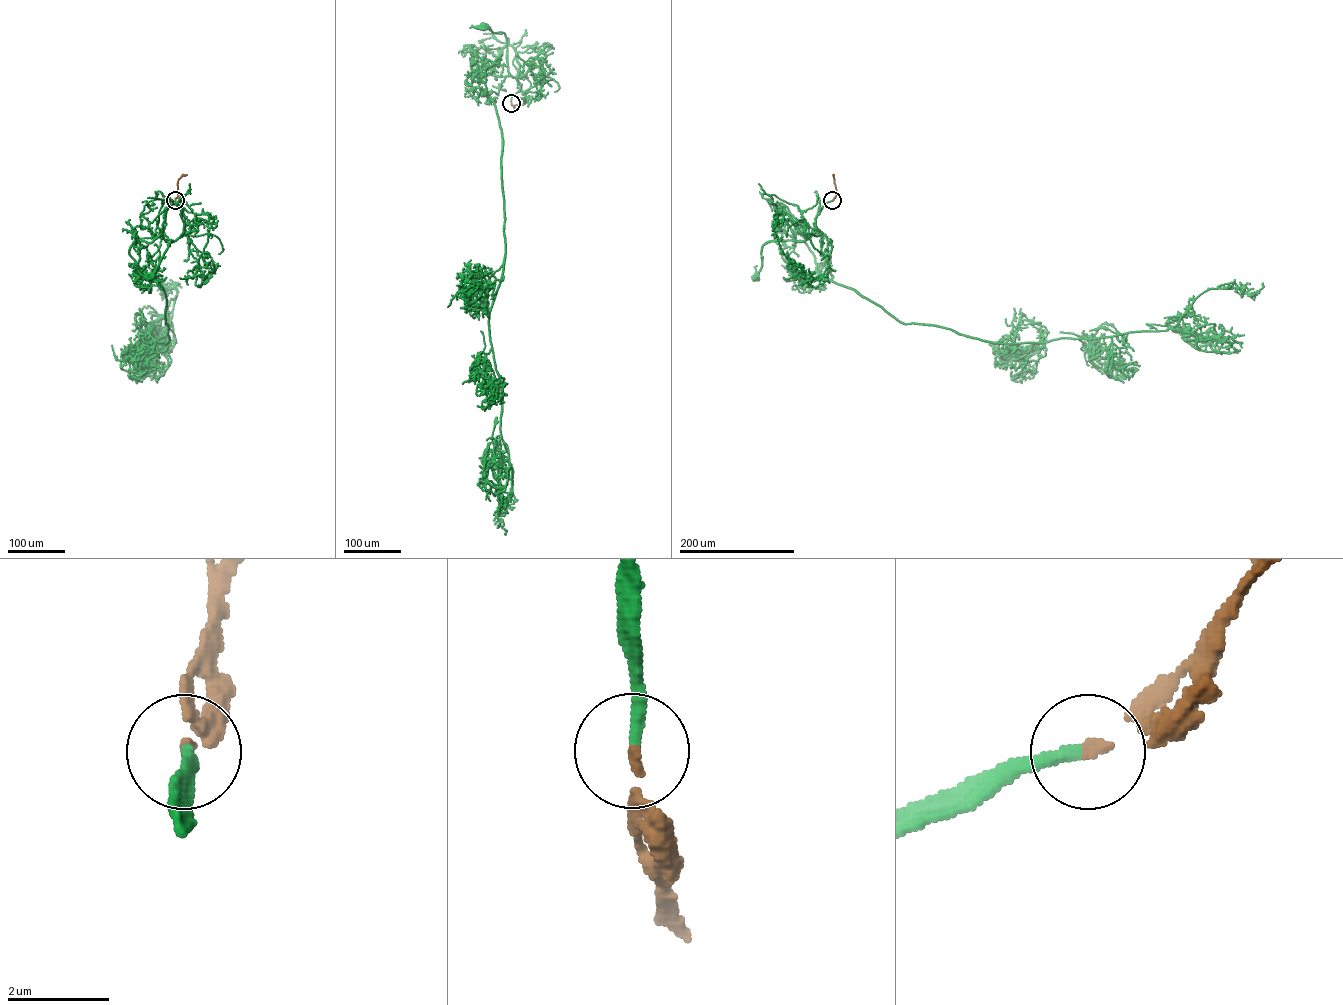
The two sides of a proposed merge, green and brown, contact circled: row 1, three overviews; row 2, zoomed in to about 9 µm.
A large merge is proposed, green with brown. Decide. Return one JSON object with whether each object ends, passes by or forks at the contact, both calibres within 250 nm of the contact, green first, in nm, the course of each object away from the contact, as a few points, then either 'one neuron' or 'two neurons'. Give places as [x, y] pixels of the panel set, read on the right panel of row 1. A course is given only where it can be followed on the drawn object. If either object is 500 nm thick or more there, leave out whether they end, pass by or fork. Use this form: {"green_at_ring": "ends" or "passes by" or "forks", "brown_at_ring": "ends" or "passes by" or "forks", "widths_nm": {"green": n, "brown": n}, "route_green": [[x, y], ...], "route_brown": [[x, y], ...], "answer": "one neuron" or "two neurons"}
{"green_at_ring": "ends", "brown_at_ring": "ends", "widths_nm": {"green": 240, "brown": 170}, "route_green": [[831, 201], [824, 203], [815, 219], [814, 229], [804, 241], [769, 241], [763, 245], [762, 266], [756, 279]], "route_brown": [[832, 201], [836, 193], [834, 174]], "answer": "one neuron"}

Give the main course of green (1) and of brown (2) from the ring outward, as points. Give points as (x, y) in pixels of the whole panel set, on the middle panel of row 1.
1: (511, 102), (511, 95), (521, 86), (508, 71), (506, 37), (503, 32), (493, 32), (484, 27)
2: (511, 103), (513, 107), (523, 105)

